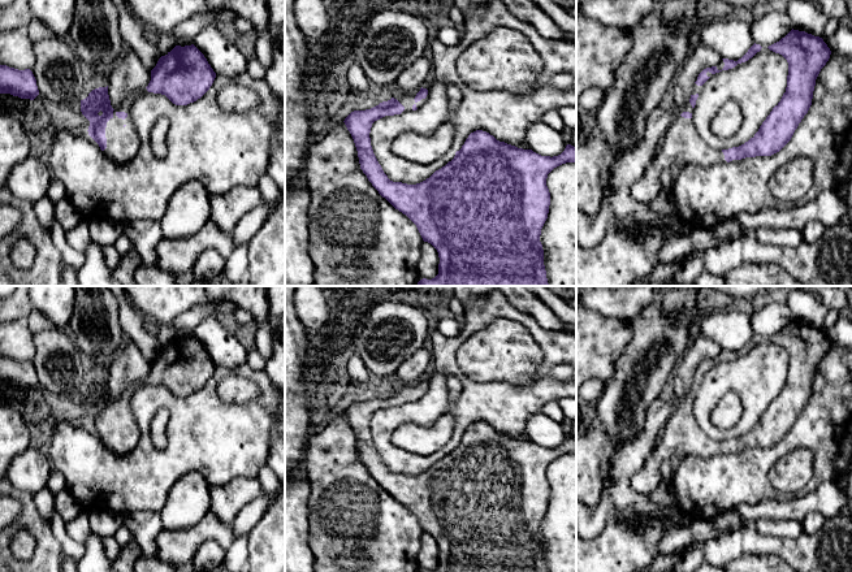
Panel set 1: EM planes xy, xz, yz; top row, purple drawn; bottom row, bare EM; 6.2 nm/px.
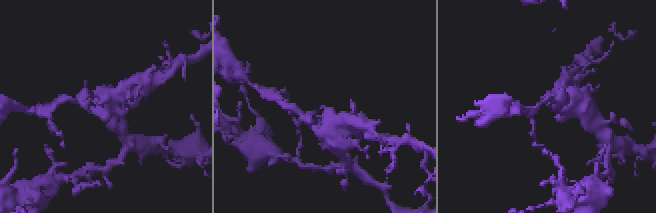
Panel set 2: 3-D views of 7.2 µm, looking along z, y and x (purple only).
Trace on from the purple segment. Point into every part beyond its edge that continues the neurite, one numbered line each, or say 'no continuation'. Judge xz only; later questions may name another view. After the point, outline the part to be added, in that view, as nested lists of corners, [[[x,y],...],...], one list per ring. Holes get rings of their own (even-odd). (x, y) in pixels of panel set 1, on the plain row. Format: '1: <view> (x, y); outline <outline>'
1: xz (407, 391); outline [[[418,380],[416,382],[412,382],[412,384],[402,385],[402,386],[395,385],[393,387],[394,390],[397,390],[405,398],[405,402],[402,404],[411,403],[414,395],[416,396],[416,399],[419,399],[425,394],[427,389],[421,390],[418,394],[414,391],[416,385],[420,382],[420,380]]]

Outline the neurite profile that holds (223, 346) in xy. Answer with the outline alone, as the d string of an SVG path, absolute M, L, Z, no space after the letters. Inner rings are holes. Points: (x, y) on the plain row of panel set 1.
M209 315L193 333L204 346L216 367L234 370L247 363L247 348L238 341L235 333L220 324L217 316Z

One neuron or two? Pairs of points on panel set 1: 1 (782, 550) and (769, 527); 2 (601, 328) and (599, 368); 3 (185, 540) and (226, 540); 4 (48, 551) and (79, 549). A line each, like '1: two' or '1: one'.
1: two
2: one
3: one
4: two

